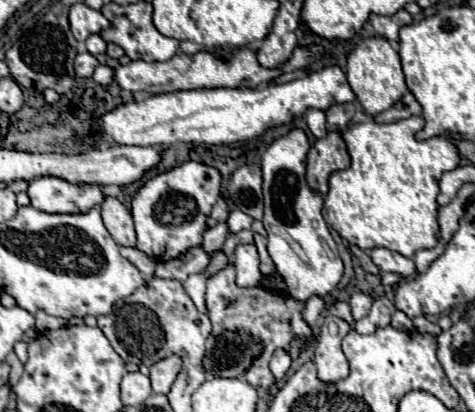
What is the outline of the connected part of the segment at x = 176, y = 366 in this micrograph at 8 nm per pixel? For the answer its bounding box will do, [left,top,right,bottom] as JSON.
[151,354,183,394]

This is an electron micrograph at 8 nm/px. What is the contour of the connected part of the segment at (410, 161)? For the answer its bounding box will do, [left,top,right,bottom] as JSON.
[323,116,459,258]

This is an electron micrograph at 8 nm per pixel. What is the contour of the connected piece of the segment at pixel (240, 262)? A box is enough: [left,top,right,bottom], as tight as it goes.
[233,244,261,288]

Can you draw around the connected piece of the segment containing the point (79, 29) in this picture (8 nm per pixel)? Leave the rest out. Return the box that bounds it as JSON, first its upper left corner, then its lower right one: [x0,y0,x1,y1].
[69,2,111,42]

